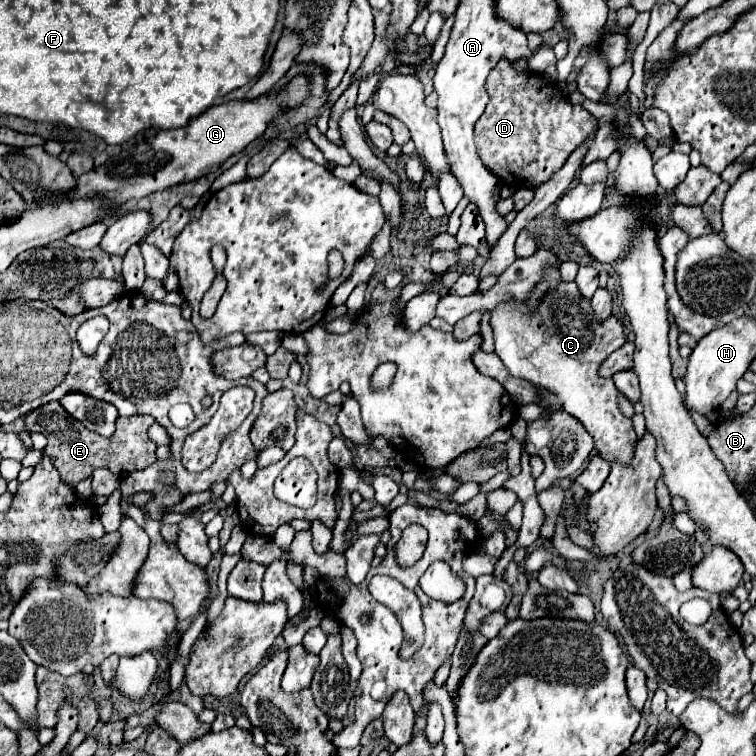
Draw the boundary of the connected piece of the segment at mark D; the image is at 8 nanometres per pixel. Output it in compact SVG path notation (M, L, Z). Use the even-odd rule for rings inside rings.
M500 60L500 64L490 72L486 78L486 92L490 96L484 114L476 122L474 140L478 148L478 156L484 166L498 176L504 186L512 190L520 188L536 188L538 184L546 182L554 172L558 172L568 156L598 130L598 120L586 112L582 106L572 104L560 90L556 90L542 74L524 72L518 74L508 60Z

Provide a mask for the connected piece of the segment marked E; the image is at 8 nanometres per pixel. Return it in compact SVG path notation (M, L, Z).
M50 402L48 406L36 408L26 416L26 426L30 432L40 432L48 438L48 446L44 448L46 456L52 460L52 464L58 468L60 478L70 484L72 488L88 478L96 468L108 468L114 474L128 476L134 470L142 470L156 462L156 444L148 438L148 428L154 424L152 416L128 416L118 418L116 432L110 438L98 436L96 432L90 432L86 426L82 426L76 418L70 418L60 402Z

